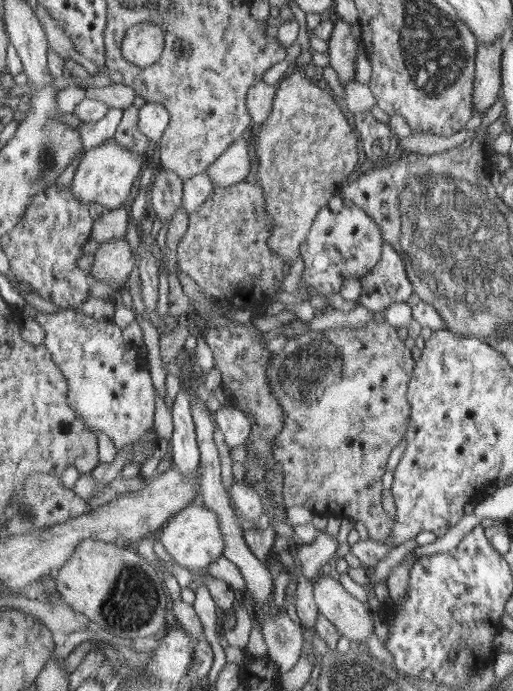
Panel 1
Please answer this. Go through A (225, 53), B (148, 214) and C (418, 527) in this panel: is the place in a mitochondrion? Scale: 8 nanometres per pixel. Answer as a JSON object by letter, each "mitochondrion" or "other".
{"A":"other","B":"other","C":"other"}

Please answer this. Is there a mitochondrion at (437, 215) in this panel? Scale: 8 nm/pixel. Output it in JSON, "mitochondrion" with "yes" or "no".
{"mitochondrion":"yes"}

